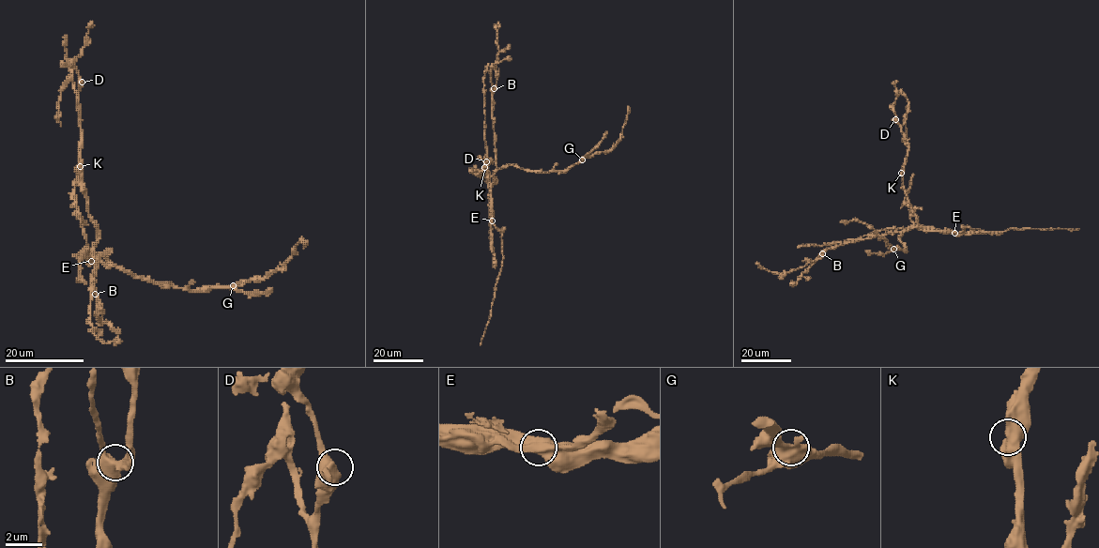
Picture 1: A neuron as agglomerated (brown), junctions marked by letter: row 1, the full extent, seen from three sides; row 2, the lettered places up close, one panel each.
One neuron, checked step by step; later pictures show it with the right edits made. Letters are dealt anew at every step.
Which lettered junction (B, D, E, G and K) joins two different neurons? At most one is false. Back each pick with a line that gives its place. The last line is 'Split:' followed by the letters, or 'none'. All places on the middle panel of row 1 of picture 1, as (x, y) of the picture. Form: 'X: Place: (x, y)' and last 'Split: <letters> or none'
E: Place: (492, 220)
Split: E

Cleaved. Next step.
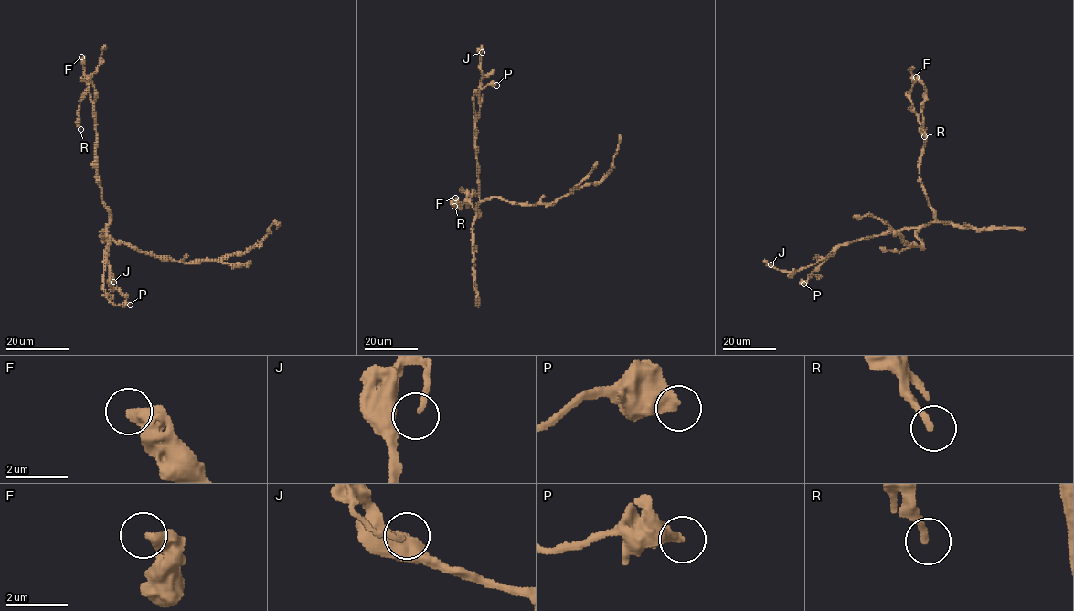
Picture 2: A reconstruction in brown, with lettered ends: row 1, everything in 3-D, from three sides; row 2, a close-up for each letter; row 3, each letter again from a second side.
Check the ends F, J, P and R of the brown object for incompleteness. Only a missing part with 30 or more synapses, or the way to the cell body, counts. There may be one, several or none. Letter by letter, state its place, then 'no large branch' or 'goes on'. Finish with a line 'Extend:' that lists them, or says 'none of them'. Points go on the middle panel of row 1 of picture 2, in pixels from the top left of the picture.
F: (455, 198) | no large branch
J: (482, 52) | no large branch
P: (496, 85) | no large branch
R: (454, 206) | no large branch
Extend: none of them

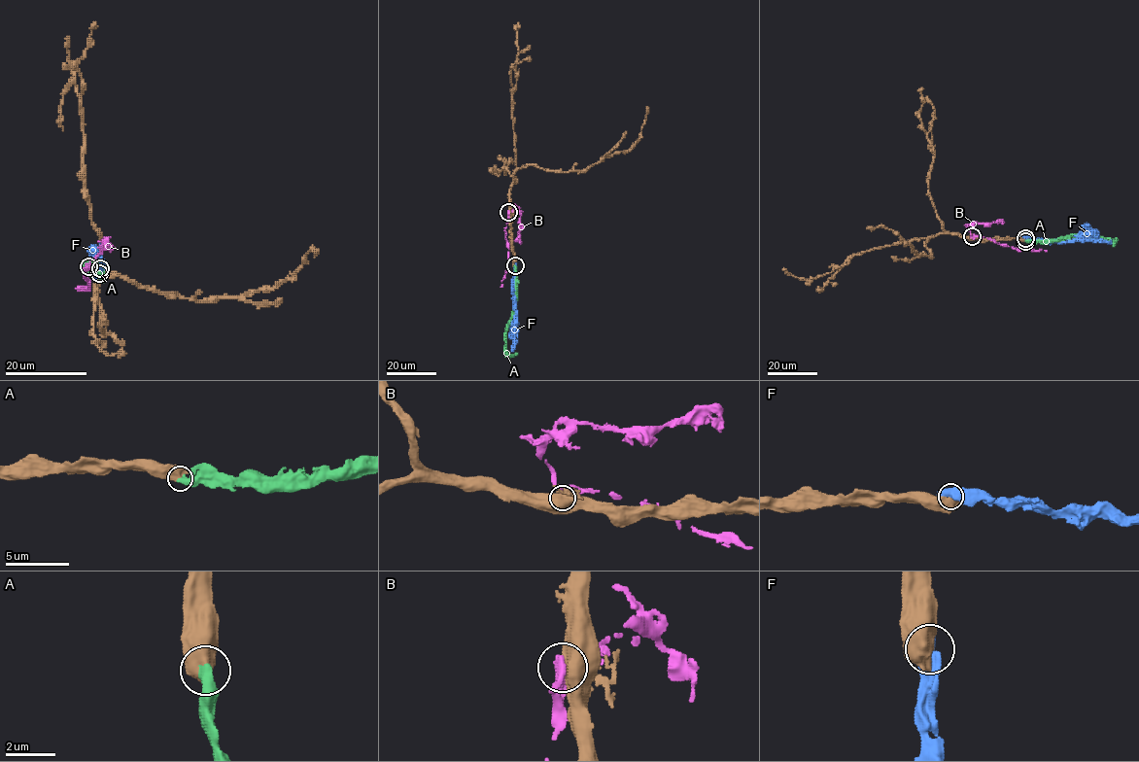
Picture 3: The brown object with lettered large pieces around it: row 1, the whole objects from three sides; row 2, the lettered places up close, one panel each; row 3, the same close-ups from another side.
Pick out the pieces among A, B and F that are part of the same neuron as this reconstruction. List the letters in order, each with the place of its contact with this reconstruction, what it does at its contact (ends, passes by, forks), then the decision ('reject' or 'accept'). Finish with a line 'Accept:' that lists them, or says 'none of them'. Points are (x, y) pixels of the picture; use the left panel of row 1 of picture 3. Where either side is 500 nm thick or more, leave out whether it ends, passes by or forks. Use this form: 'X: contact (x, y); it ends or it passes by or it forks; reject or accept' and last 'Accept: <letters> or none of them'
A: contact (99, 273); accept
B: contact (88, 266); reject
F: contact (100, 268); reject
Accept: A

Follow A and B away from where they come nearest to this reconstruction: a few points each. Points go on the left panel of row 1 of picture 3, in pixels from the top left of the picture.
A: (99, 273), (102, 271), (95, 265), (84, 268), (86, 274), (96, 274), (103, 281)
B: (88, 266), (86, 264), (84, 271), (88, 281), (86, 288), (76, 289)

